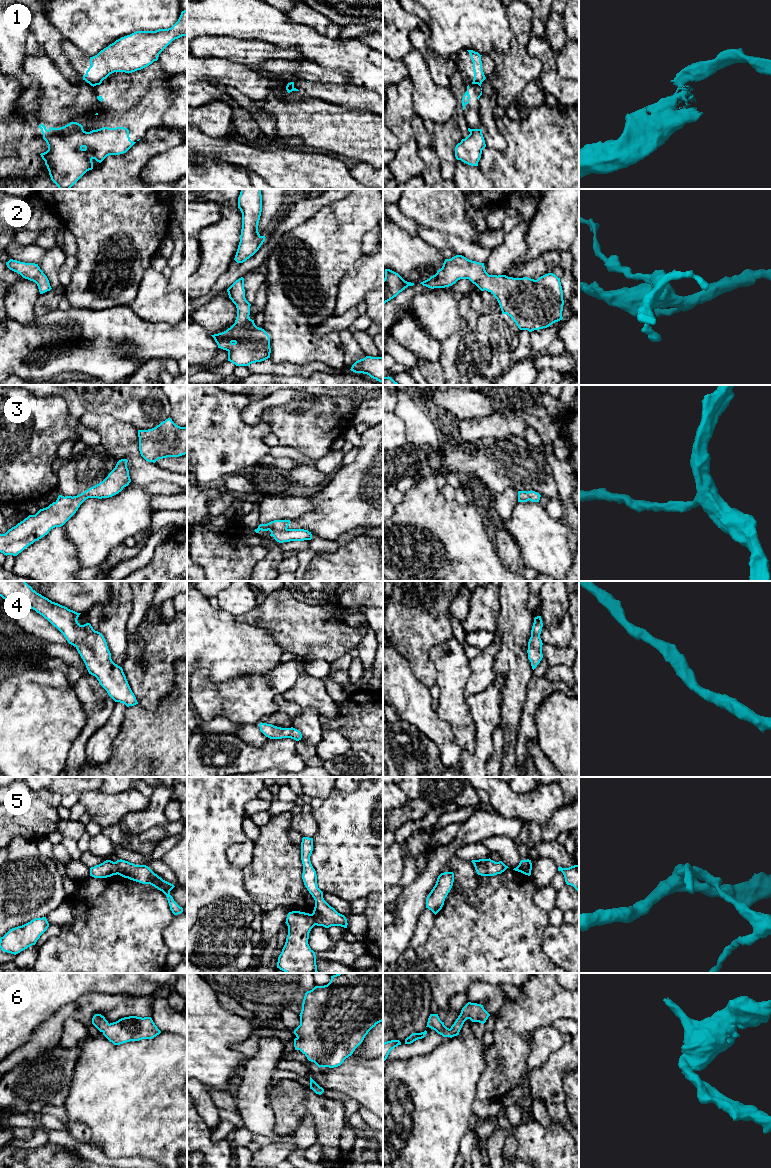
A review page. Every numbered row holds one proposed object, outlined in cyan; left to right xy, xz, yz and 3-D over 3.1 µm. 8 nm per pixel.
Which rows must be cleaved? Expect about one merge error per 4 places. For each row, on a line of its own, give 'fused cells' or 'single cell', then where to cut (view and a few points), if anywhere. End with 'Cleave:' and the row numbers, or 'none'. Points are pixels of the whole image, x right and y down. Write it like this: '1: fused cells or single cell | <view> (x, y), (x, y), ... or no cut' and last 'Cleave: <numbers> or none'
1: fused cells | xy (101, 81), (97, 84)
2: single cell | no cut
3: single cell | no cut
4: single cell | no cut
5: fused cells | xy (114, 862), (118, 873)
6: single cell | no cut
Cleave: 1, 5

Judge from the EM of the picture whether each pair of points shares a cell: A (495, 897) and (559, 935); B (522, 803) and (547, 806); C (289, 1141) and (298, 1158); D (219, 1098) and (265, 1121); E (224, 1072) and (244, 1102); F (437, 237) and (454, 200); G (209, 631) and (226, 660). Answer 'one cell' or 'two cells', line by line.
A: two cells
B: one cell
C: two cells
D: two cells
E: two cells
F: two cells
G: one cell

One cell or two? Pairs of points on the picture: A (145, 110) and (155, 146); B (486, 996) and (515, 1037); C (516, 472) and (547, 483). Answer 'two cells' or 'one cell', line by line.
A: two cells
B: two cells
C: one cell

